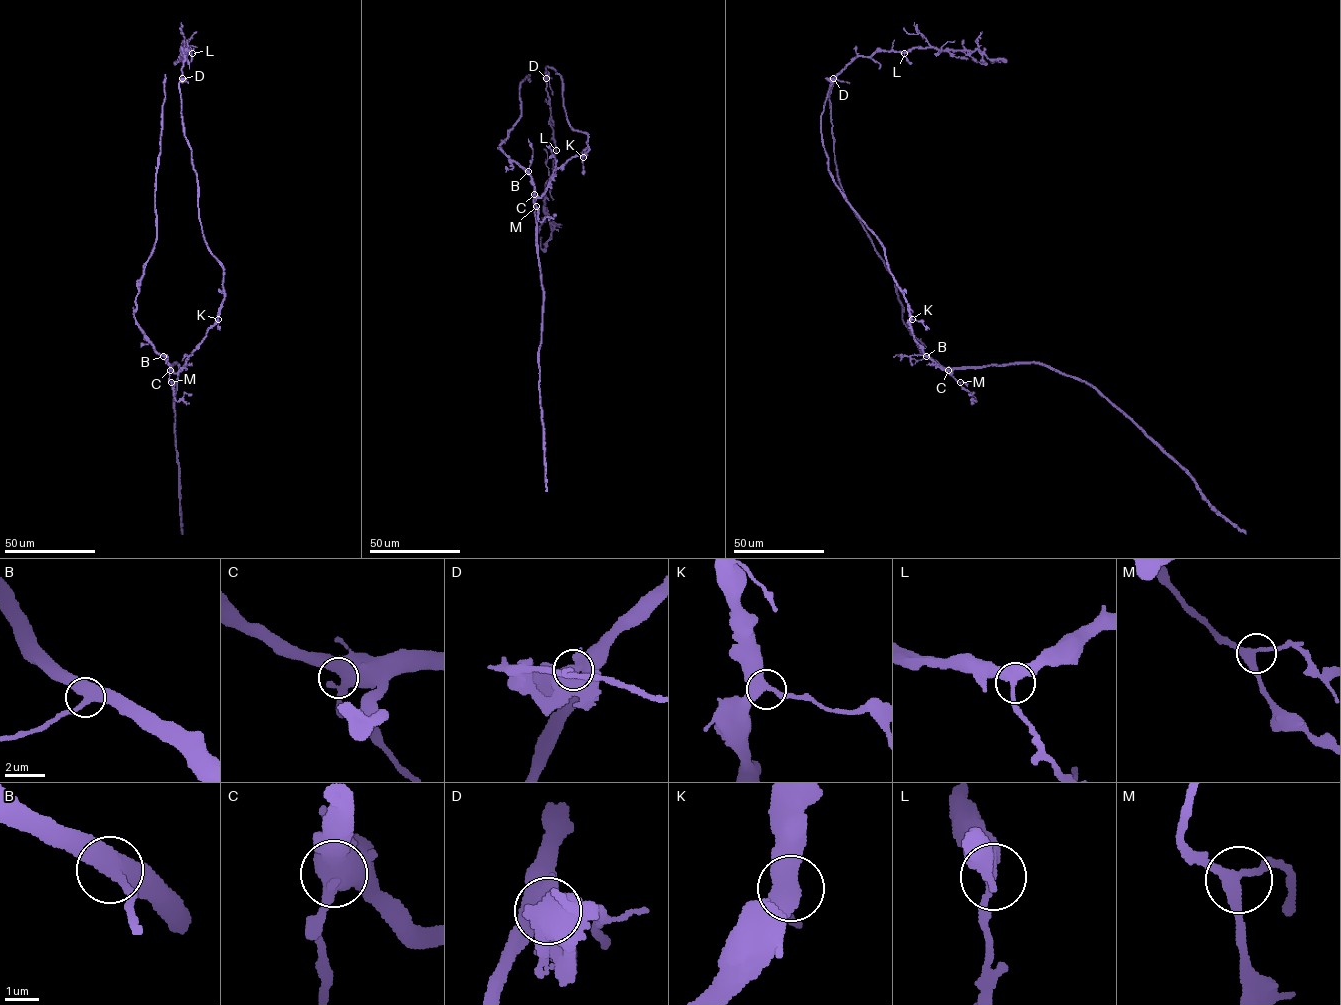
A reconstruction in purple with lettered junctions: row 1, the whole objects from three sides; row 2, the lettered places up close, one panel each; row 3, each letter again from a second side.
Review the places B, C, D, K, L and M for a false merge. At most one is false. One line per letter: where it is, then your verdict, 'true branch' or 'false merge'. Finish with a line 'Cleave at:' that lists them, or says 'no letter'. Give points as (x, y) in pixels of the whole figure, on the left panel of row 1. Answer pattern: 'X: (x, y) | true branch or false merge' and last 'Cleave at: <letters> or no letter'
B: (163, 356) | true branch
C: (170, 370) | true branch
D: (182, 78) | false merge
K: (218, 319) | true branch
L: (192, 53) | true branch
M: (171, 382) | true branch
Cleave at: D

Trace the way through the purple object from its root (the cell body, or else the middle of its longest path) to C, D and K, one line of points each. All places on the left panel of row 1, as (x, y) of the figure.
C: (223, 300), (218, 320), (203, 341), (179, 371), (170, 370)
D: (223, 300), (223, 267), (211, 252), (200, 223), (197, 175), (181, 112), (179, 82), (182, 79)
K: (223, 300), (218, 319)

